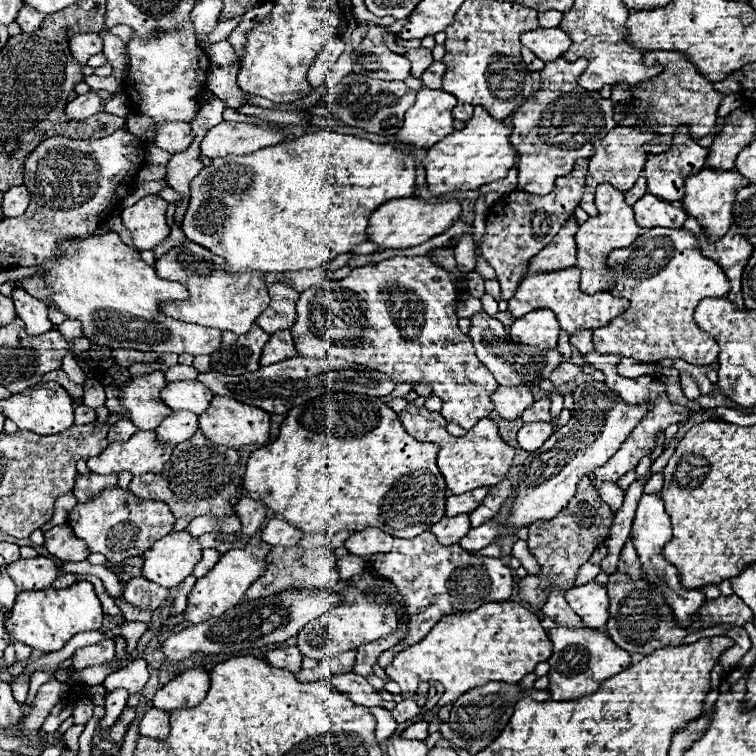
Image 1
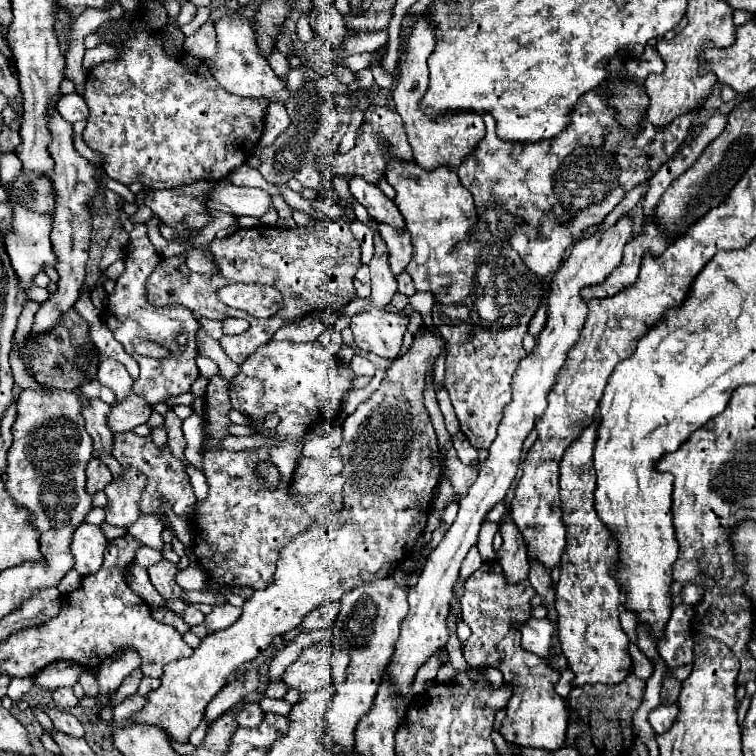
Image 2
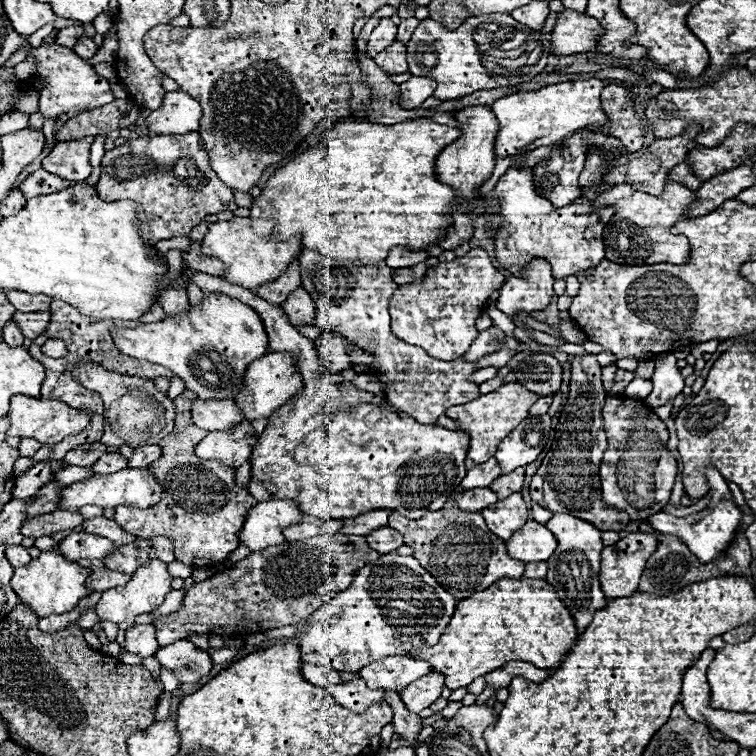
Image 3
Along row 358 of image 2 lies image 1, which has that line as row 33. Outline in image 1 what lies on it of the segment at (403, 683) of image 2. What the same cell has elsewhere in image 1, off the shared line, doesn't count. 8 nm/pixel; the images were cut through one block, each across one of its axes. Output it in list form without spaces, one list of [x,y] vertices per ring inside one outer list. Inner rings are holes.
[[[536,28],[522,34],[520,40],[544,62],[560,58],[570,48],[570,38],[560,28]]]

